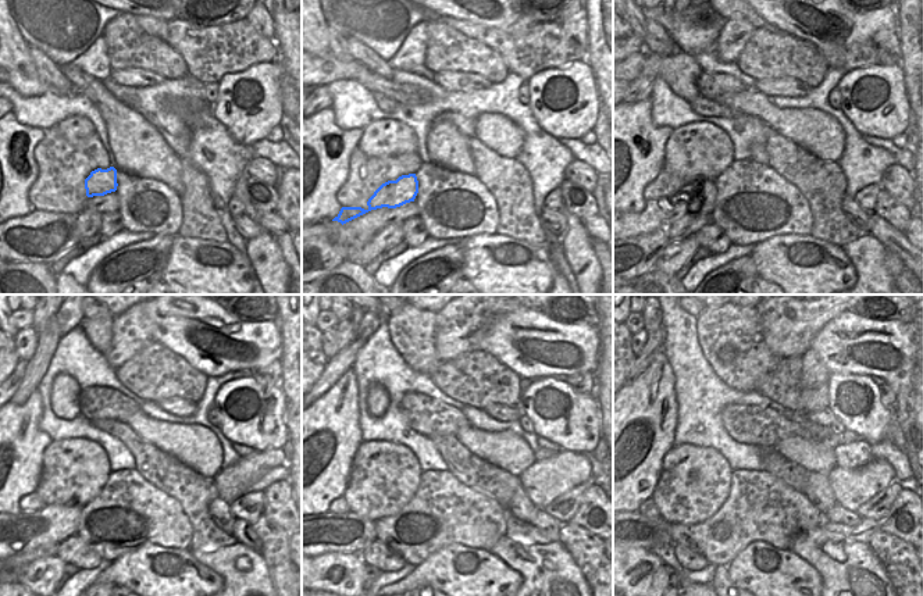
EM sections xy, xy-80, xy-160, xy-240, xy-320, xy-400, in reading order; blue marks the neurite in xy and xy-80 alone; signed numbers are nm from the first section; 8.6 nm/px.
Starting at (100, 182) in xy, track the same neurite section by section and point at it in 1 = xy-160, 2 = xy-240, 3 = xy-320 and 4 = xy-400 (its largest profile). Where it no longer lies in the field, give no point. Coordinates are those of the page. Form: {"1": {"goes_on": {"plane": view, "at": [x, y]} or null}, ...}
{"1": {"goes_on": {"plane": "xy-160", "at": [697, 199]}}, "2": {"goes_on": {"plane": "xy-240", "at": [21, 532]}}, "3": {"goes_on": {"plane": "xy-320", "at": [330, 532]}}, "4": {"goes_on": {"plane": "xy-400", "at": [644, 532]}}}

